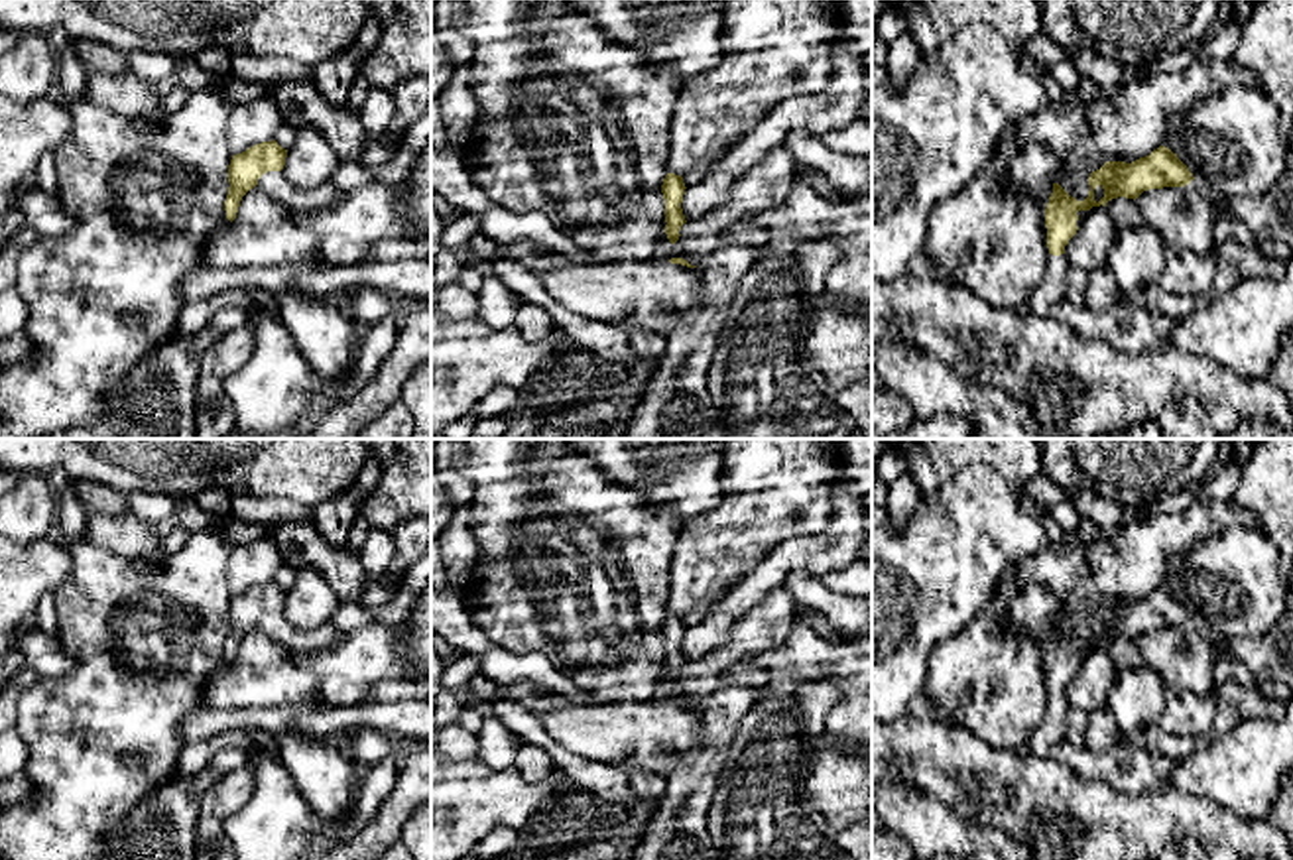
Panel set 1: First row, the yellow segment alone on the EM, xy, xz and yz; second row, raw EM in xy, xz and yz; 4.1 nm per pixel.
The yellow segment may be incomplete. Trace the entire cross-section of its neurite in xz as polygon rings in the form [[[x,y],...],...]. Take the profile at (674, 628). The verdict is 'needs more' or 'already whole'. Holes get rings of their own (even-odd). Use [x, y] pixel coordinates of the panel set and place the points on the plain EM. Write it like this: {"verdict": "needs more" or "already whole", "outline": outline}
{"verdict": "already whole", "outline": [[[667,614],[661,626],[661,634],[665,640],[665,675],[669,679],[671,685],[675,685],[679,681],[679,671],[681,667],[687,663],[681,644],[683,644],[683,636],[685,636],[685,624],[681,616],[675,614]]]}

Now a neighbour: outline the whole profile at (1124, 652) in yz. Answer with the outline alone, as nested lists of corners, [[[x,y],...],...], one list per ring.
[[[1118,638],[1106,644],[1108,655],[1118,669],[1141,669],[1145,661],[1134,640]]]

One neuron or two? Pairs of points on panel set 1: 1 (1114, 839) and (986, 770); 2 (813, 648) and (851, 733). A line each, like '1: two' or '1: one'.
1: one
2: one

